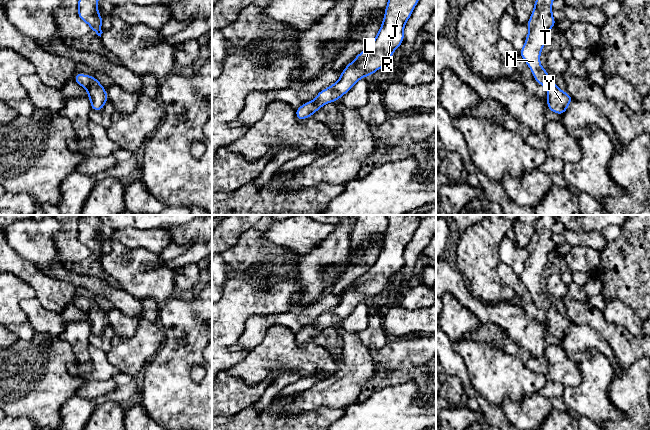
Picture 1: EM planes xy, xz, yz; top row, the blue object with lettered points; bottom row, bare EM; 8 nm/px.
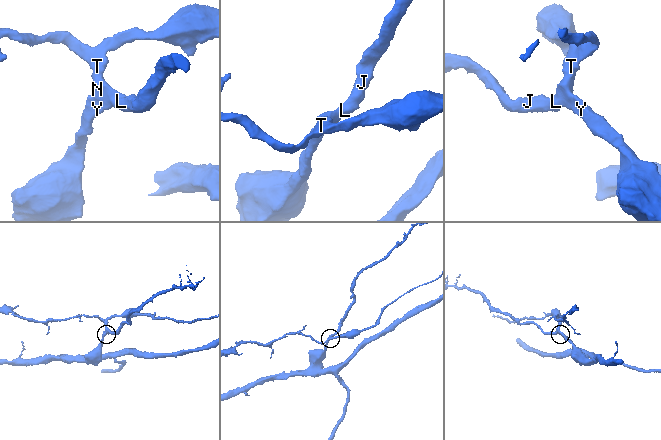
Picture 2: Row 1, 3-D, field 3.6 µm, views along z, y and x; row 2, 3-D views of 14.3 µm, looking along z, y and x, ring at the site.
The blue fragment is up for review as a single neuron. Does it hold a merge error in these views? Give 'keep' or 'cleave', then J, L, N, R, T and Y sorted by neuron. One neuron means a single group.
keep; J L N R T Y

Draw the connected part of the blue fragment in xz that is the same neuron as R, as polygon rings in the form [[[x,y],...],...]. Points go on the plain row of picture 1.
[[[387,215],[388,227],[375,263],[350,286],[337,306],[321,314],[313,325],[295,334],[296,343],[312,341],[325,328],[336,326],[361,303],[391,288],[393,276],[404,265],[404,251],[420,224],[421,215]]]

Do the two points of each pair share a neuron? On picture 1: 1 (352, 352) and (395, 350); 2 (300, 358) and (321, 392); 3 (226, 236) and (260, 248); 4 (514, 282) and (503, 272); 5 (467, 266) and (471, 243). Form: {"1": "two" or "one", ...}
{"1": "two", "2": "two", "3": "two", "4": "one", "5": "one"}

